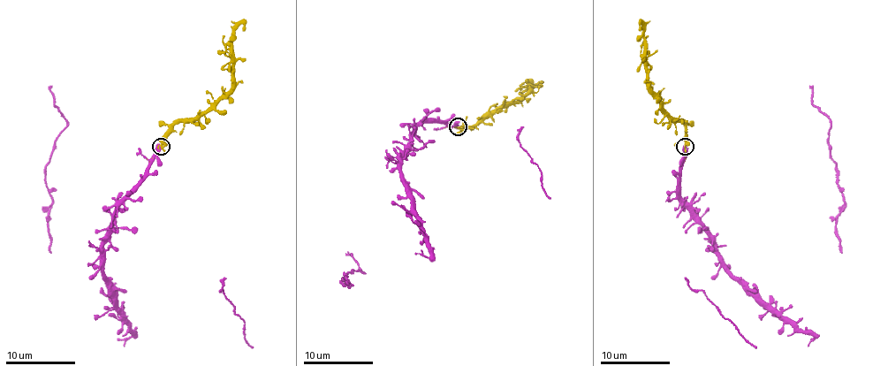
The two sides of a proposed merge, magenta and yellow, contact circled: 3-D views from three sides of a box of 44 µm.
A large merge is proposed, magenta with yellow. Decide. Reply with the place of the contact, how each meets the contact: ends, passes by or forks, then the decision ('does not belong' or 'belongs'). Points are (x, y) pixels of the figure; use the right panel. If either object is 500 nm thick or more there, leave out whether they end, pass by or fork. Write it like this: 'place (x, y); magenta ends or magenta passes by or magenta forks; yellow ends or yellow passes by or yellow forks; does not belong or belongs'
place (685, 147); magenta ends; yellow ends; belongs

